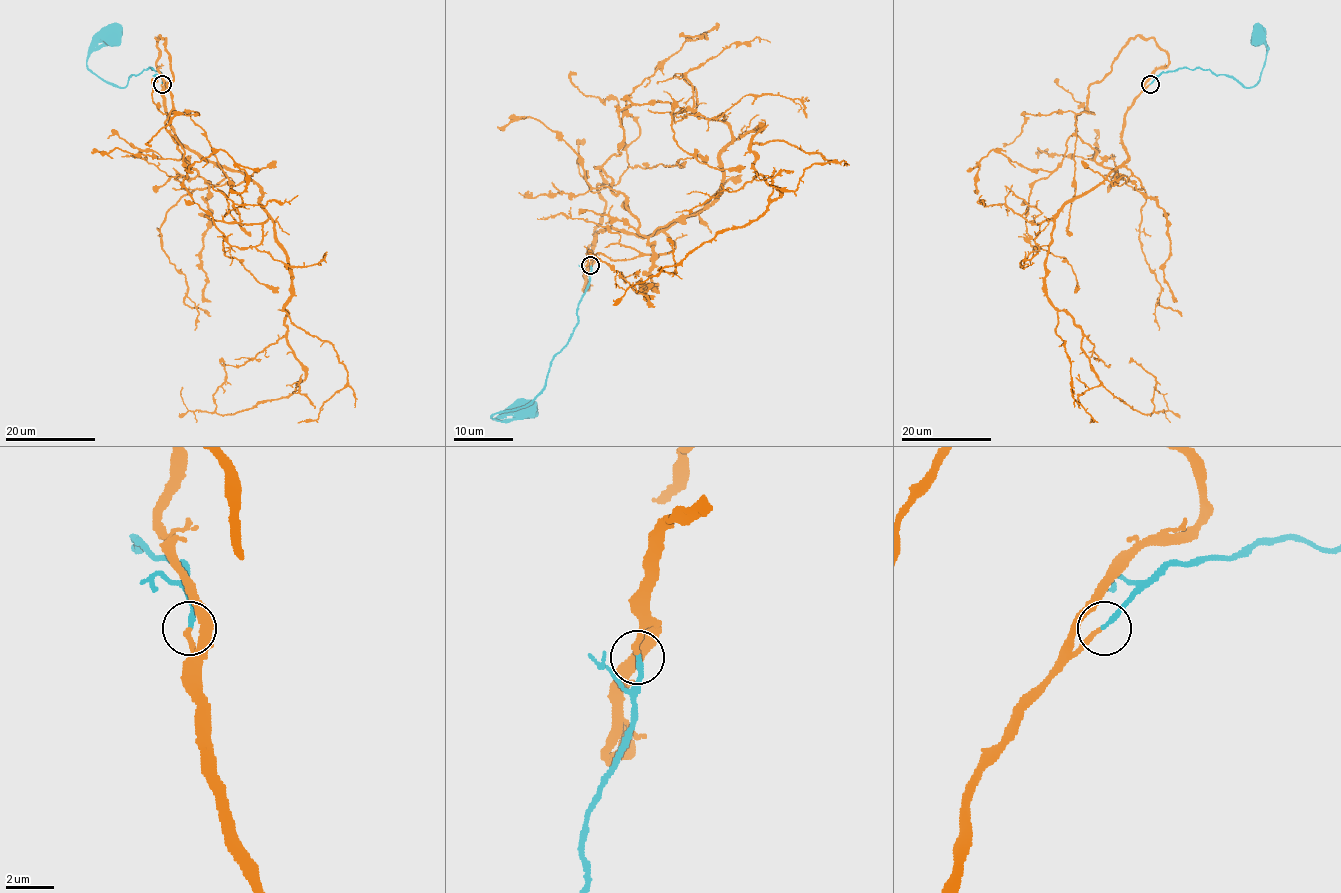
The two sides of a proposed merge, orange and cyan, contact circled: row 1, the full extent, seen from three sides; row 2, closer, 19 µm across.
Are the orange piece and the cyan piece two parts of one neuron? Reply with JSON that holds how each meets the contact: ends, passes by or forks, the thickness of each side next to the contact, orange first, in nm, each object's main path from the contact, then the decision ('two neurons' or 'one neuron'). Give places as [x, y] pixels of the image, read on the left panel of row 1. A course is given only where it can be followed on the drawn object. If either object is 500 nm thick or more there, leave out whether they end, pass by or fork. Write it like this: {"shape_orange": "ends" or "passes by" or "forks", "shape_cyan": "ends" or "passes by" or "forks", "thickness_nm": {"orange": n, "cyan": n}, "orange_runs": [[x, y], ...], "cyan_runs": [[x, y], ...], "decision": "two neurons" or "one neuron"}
{"shape_orange": "ends", "shape_cyan": "ends", "thickness_nm": {"orange": 200, "cyan": 200}, "orange_runs": [[161, 84], [177, 138], [260, 189], [286, 255], [288, 347], [305, 378], [286, 397], [220, 415], [220, 360]], "cyan_runs": [[161, 84], [160, 72], [152, 68], [132, 74], [124, 87], [100, 79], [86, 59], [114, 36]], "decision": "one neuron"}

